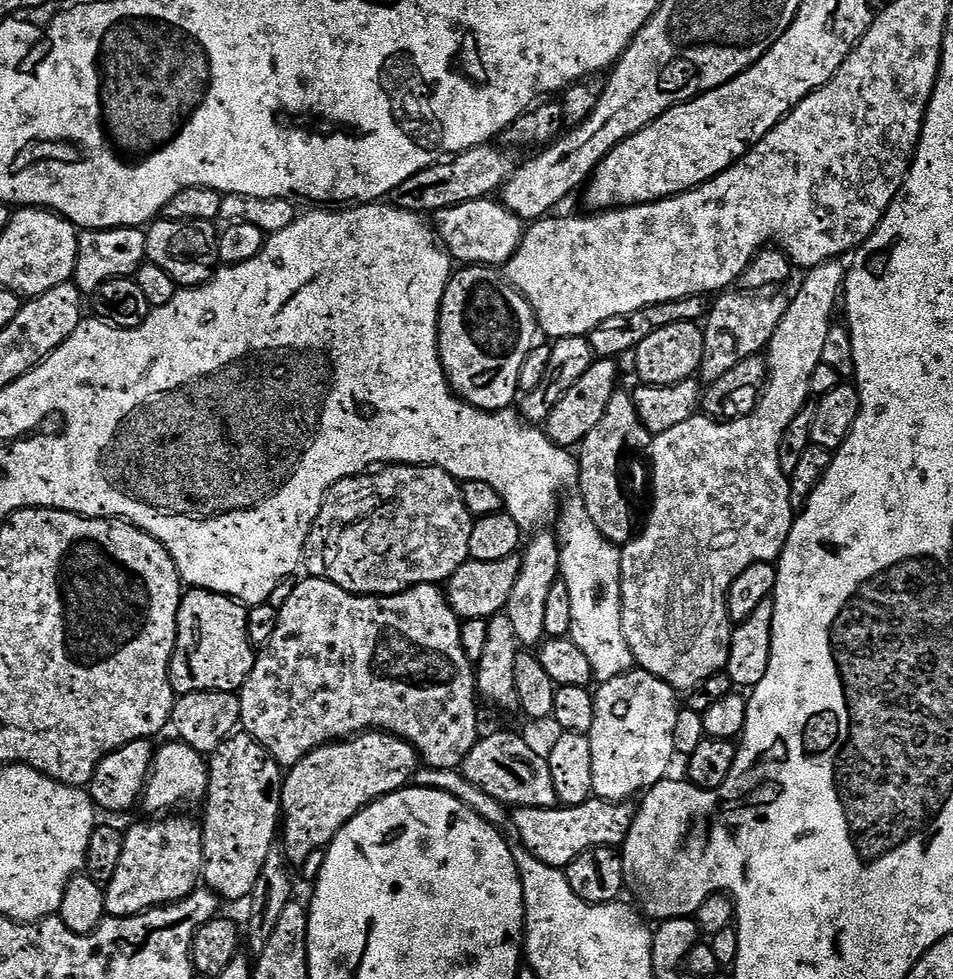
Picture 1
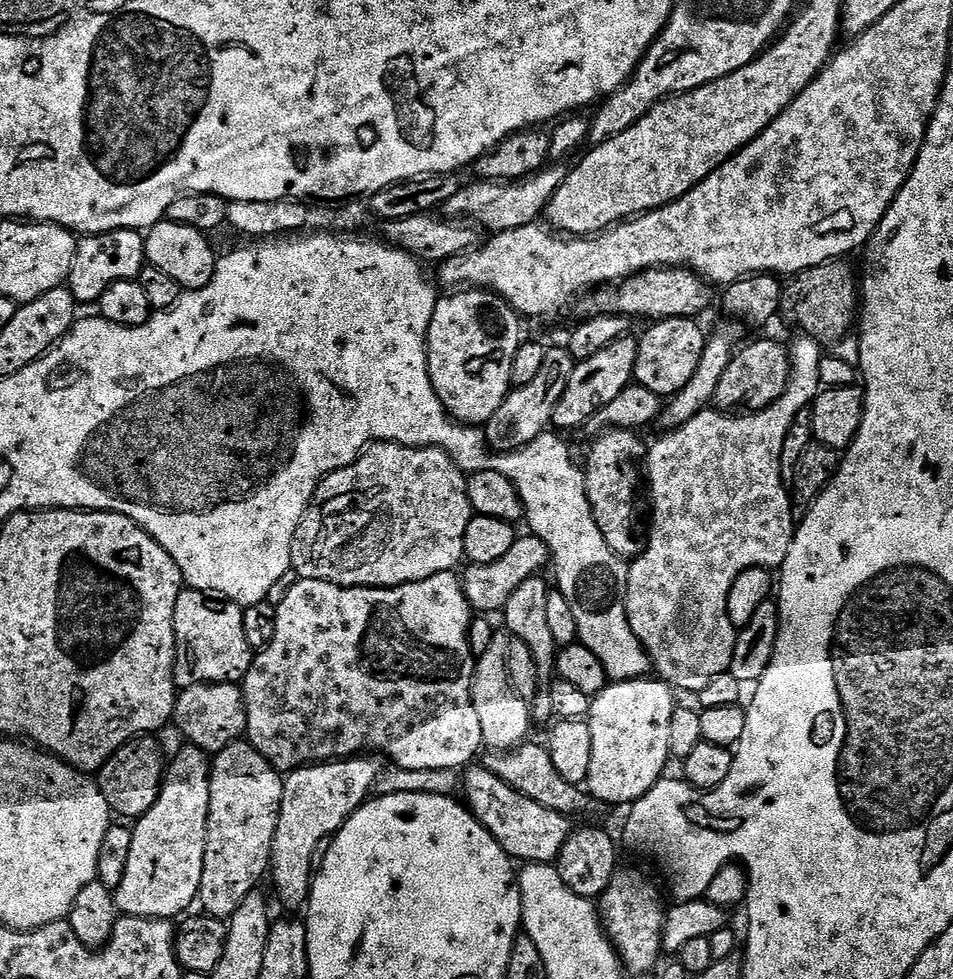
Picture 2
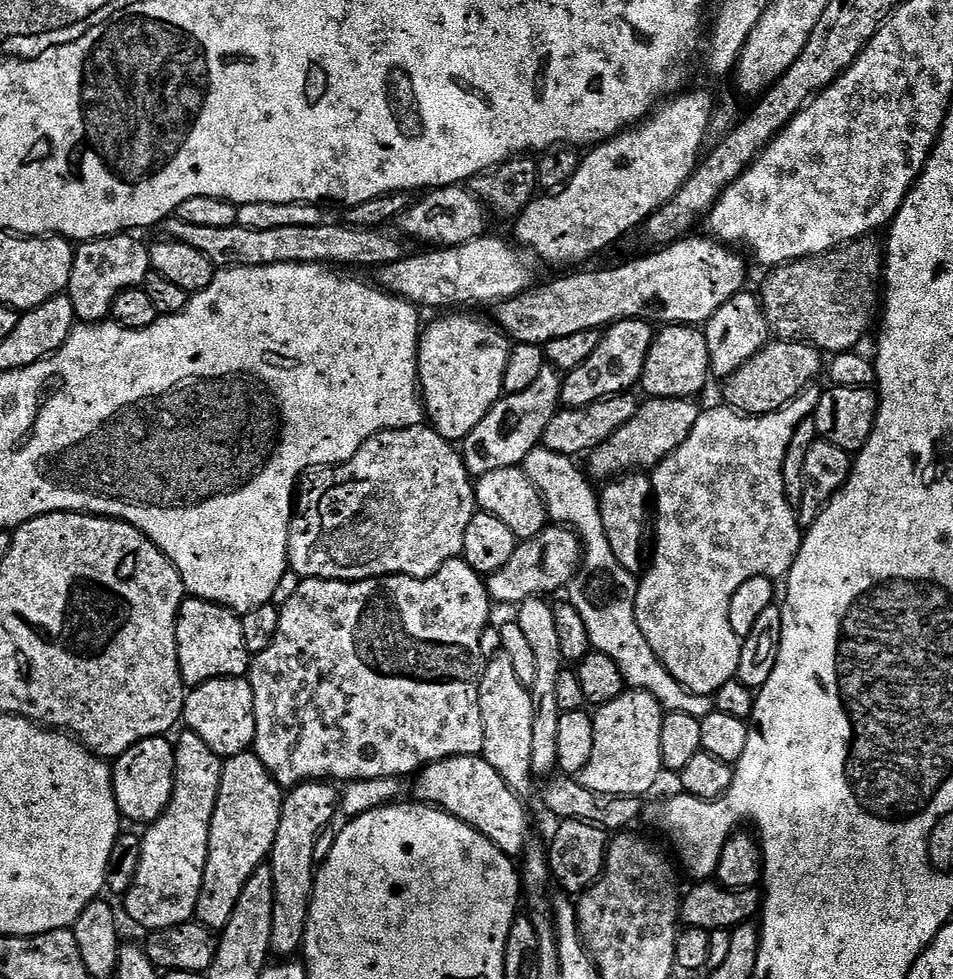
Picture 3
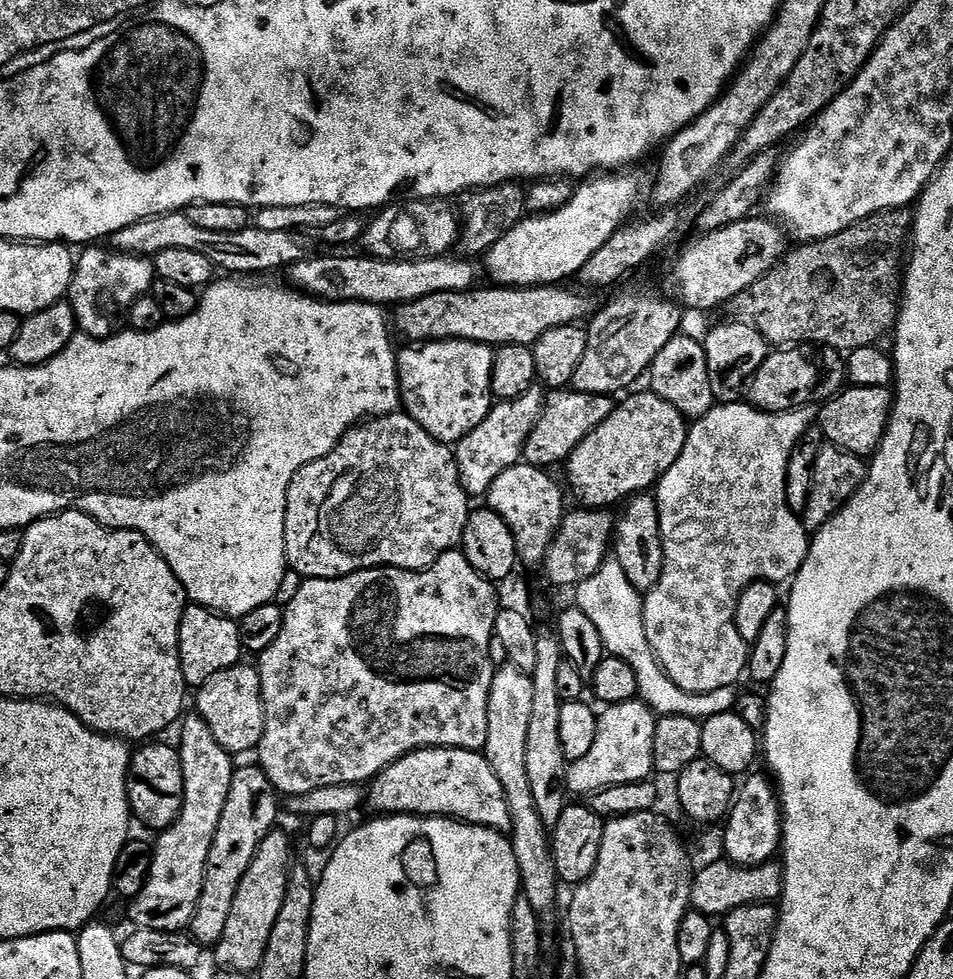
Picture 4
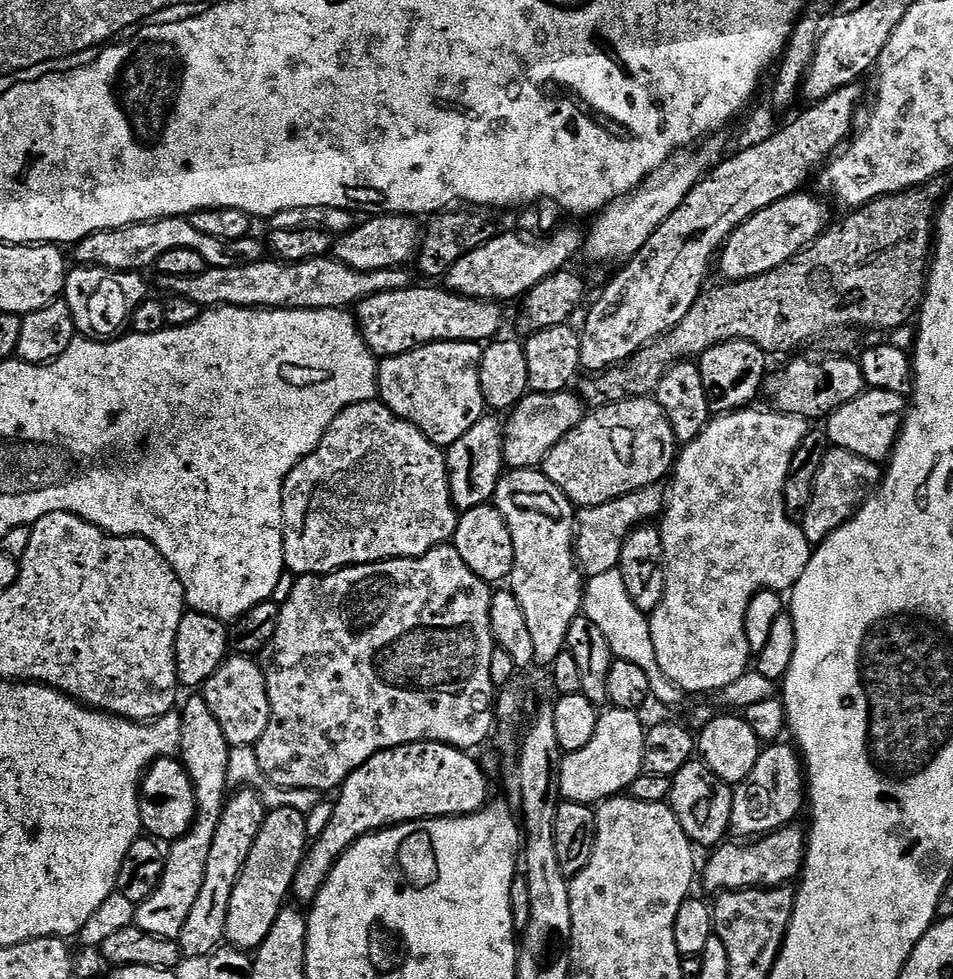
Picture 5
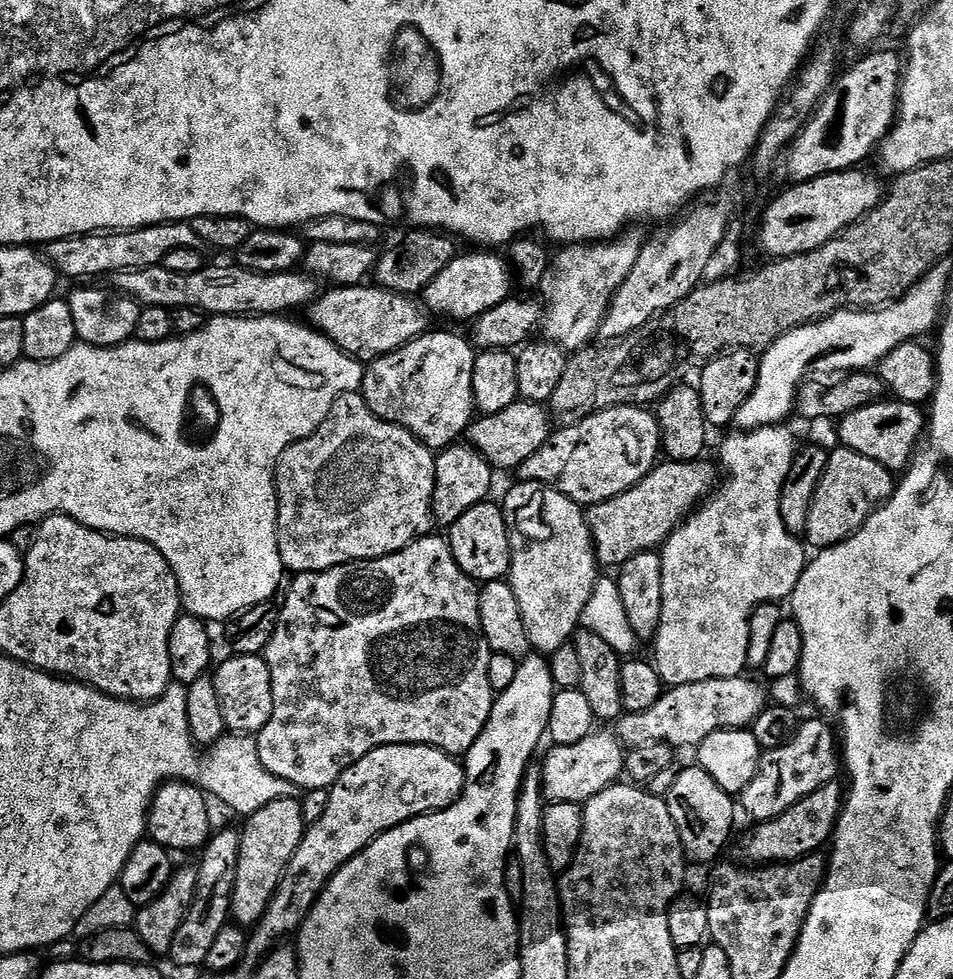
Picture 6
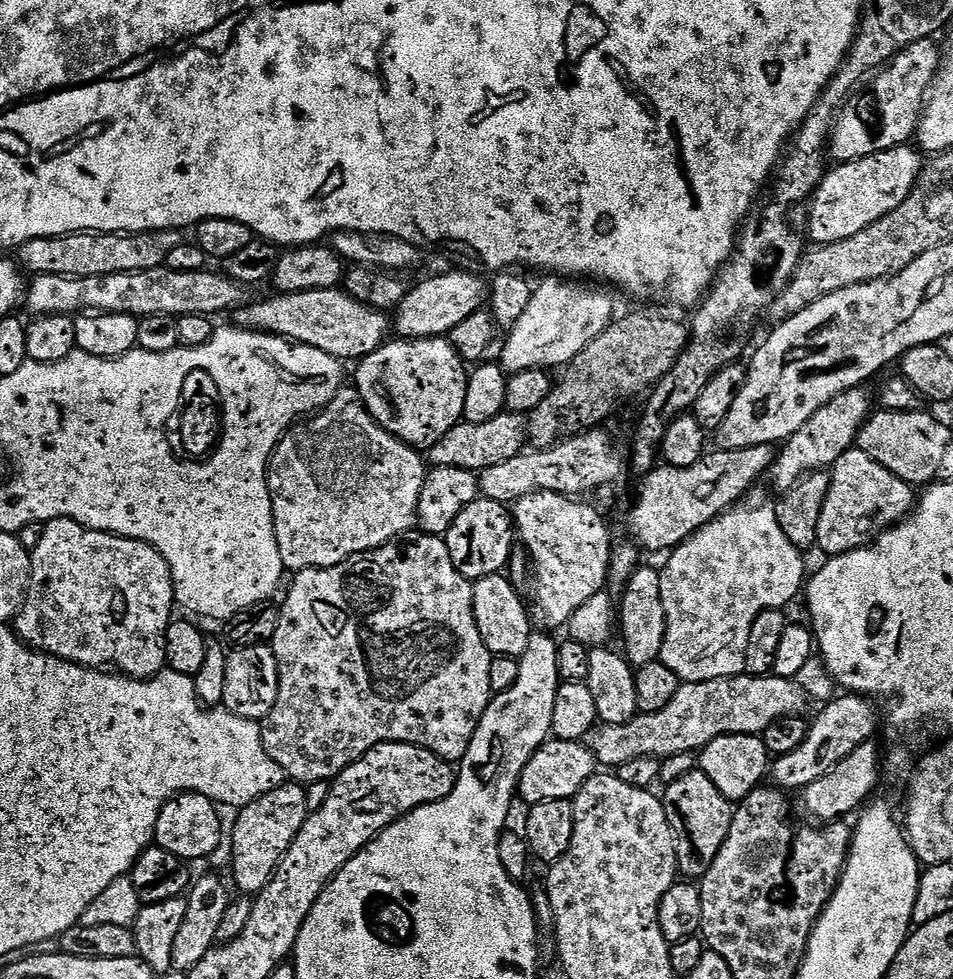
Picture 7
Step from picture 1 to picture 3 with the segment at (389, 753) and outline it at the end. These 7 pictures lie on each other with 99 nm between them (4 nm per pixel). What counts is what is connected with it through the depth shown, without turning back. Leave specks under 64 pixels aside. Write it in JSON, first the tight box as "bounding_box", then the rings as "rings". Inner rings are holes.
{"bounding_box":[270,780,341,958],"rings":[[[310,780],[306,784],[298,784],[295,788],[291,789],[283,797],[280,805],[280,821],[278,822],[278,834],[274,838],[274,846],[270,853],[270,867],[272,870],[272,877],[274,878],[274,918],[272,919],[272,933],[270,934],[270,942],[272,943],[272,952],[275,955],[280,955],[280,958],[292,958],[292,956],[301,951],[304,946],[304,935],[306,934],[306,926],[308,925],[308,911],[310,910],[310,902],[312,901],[312,888],[316,885],[317,869],[314,865],[317,863],[314,858],[314,842],[316,841],[316,835],[320,833],[323,828],[329,827],[333,823],[332,819],[338,816],[338,805],[340,802],[341,793],[338,791],[337,785],[332,782],[325,782],[323,780]]]}

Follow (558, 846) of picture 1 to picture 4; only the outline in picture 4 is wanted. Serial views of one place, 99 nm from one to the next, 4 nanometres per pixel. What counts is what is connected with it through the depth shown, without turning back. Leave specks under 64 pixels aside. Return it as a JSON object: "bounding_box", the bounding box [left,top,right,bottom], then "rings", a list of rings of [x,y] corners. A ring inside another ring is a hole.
{"bounding_box":[366,748,511,829],"rings":[[[417,748],[386,766],[366,788],[366,804],[376,814],[438,816],[483,828],[511,829],[502,784],[480,752],[465,748]]]}

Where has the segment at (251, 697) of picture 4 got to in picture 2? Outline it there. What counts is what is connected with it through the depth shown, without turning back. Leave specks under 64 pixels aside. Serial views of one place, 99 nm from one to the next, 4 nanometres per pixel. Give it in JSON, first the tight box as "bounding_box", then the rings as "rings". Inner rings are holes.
{"bounding_box":[174,684,248,754],"rings":[[[195,684],[183,689],[176,698],[174,724],[180,727],[180,732],[187,743],[203,752],[215,754],[226,750],[226,746],[237,743],[248,730],[248,707],[244,701],[244,689],[240,684]]]}

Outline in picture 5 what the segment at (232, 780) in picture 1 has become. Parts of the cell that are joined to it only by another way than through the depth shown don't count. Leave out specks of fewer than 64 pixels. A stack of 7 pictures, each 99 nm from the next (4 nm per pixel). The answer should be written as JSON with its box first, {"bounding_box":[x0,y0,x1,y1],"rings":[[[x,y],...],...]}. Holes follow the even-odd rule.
{"bounding_box":[178,790,266,958],"rings":[[[236,790],[227,797],[222,818],[218,822],[218,834],[214,834],[214,842],[210,846],[210,858],[206,858],[206,878],[202,878],[202,890],[178,937],[180,951],[185,957],[207,958],[225,943],[224,931],[226,914],[230,910],[230,894],[234,894],[234,886],[254,846],[254,838],[258,838],[258,830],[262,830],[265,815],[266,805],[259,791]]]}

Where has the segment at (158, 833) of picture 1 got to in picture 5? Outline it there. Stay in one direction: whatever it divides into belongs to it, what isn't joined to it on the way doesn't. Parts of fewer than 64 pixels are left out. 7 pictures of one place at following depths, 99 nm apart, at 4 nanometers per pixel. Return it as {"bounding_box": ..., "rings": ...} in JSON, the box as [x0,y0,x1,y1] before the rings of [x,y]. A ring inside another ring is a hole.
{"bounding_box":[135,695,230,940],"rings":[[[203,695],[189,696],[192,697],[185,702],[184,708],[182,704],[179,709],[182,734],[178,759],[184,765],[184,770],[194,786],[196,821],[192,823],[186,835],[167,849],[168,861],[158,890],[154,890],[154,894],[150,894],[146,902],[136,905],[135,927],[146,930],[146,934],[160,936],[163,940],[176,940],[186,918],[190,918],[190,910],[202,890],[202,878],[206,878],[206,858],[210,858],[210,846],[214,842],[214,834],[218,834],[218,822],[222,818],[226,793],[230,788],[230,745],[226,734],[222,734],[222,726],[218,726],[218,718],[214,718],[210,706],[206,706]]]}

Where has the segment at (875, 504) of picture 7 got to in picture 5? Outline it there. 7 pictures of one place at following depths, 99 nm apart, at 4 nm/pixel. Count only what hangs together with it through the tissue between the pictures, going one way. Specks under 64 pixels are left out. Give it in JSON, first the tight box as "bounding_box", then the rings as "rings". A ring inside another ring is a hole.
{"bounding_box":[802,447,882,544],"rings":[[[829,447],[816,475],[810,506],[802,513],[802,527],[808,543],[821,544],[829,534],[841,528],[879,488],[881,479],[882,468],[877,461],[850,454],[850,450]]]}

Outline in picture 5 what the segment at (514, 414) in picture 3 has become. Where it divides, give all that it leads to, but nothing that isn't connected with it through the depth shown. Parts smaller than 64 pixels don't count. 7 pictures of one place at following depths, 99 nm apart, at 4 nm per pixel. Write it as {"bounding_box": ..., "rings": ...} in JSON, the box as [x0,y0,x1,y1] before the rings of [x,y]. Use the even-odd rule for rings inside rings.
{"bounding_box":[446,414,505,513],"rings":[[[485,414],[458,442],[454,442],[446,450],[448,461],[448,481],[450,482],[450,498],[452,504],[461,513],[471,508],[483,508],[495,497],[500,477],[505,471],[504,462],[504,429],[505,425],[495,420],[492,414]]]}

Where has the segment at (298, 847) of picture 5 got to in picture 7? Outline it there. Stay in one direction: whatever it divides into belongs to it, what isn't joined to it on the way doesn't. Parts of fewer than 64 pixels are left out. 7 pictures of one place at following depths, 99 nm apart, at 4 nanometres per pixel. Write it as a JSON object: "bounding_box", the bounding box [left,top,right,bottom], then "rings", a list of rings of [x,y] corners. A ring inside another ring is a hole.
{"bounding_box":[232,782,308,898],"rings":[[[286,782],[270,794],[262,794],[254,802],[235,813],[236,825],[232,828],[232,880],[237,893],[252,898],[272,881],[276,867],[284,861],[294,838],[308,820],[308,790],[299,782]]]}

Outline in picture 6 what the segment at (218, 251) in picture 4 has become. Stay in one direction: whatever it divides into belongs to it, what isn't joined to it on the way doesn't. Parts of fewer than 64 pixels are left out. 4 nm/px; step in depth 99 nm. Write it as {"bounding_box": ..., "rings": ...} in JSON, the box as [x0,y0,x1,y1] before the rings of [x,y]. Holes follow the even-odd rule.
{"bounding_box":[46,223,206,277],"rings":[[[191,223],[155,224],[149,228],[51,240],[46,246],[46,259],[61,277],[104,275],[107,277],[114,272],[129,272],[139,268],[154,268],[163,265],[166,254],[170,254],[170,250],[179,248],[193,248],[196,252],[205,251],[206,245],[202,242],[202,238],[198,238],[198,234],[194,234]]]}

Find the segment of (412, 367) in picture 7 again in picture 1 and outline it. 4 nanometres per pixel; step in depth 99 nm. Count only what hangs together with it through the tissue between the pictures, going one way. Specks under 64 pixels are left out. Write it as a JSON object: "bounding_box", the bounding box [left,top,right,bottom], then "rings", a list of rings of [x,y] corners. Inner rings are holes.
{"bounding_box":[436,266,538,412],"rings":[[[464,266],[453,271],[440,303],[436,346],[439,349],[444,377],[461,400],[473,404],[475,408],[481,408],[483,412],[503,412],[511,409],[518,400],[520,370],[524,359],[534,347],[532,339],[535,336],[538,336],[538,325],[532,315],[531,306],[519,292],[515,292],[508,285],[507,280],[495,267]]]}

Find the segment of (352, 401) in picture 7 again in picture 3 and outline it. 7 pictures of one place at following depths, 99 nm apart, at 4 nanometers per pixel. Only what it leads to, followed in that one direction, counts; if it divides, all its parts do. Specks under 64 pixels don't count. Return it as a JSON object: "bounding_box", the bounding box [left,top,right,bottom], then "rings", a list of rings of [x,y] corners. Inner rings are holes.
{"bounding_box":[288,426,476,580],"rings":[[[417,426],[414,428],[395,428],[389,432],[379,432],[374,434],[362,447],[358,450],[358,454],[354,454],[354,458],[350,458],[344,464],[334,464],[331,466],[321,466],[315,470],[309,471],[307,475],[301,479],[298,485],[298,495],[294,500],[294,515],[292,518],[292,525],[288,528],[288,566],[294,573],[297,572],[297,577],[307,578],[310,580],[369,580],[375,576],[413,576],[421,580],[427,576],[433,576],[437,570],[441,568],[446,562],[457,559],[463,553],[464,543],[466,542],[466,526],[470,526],[470,522],[476,517],[476,489],[474,487],[473,477],[468,475],[468,468],[464,465],[463,455],[454,449],[453,441],[442,438],[436,433],[436,429],[431,426]]]}

